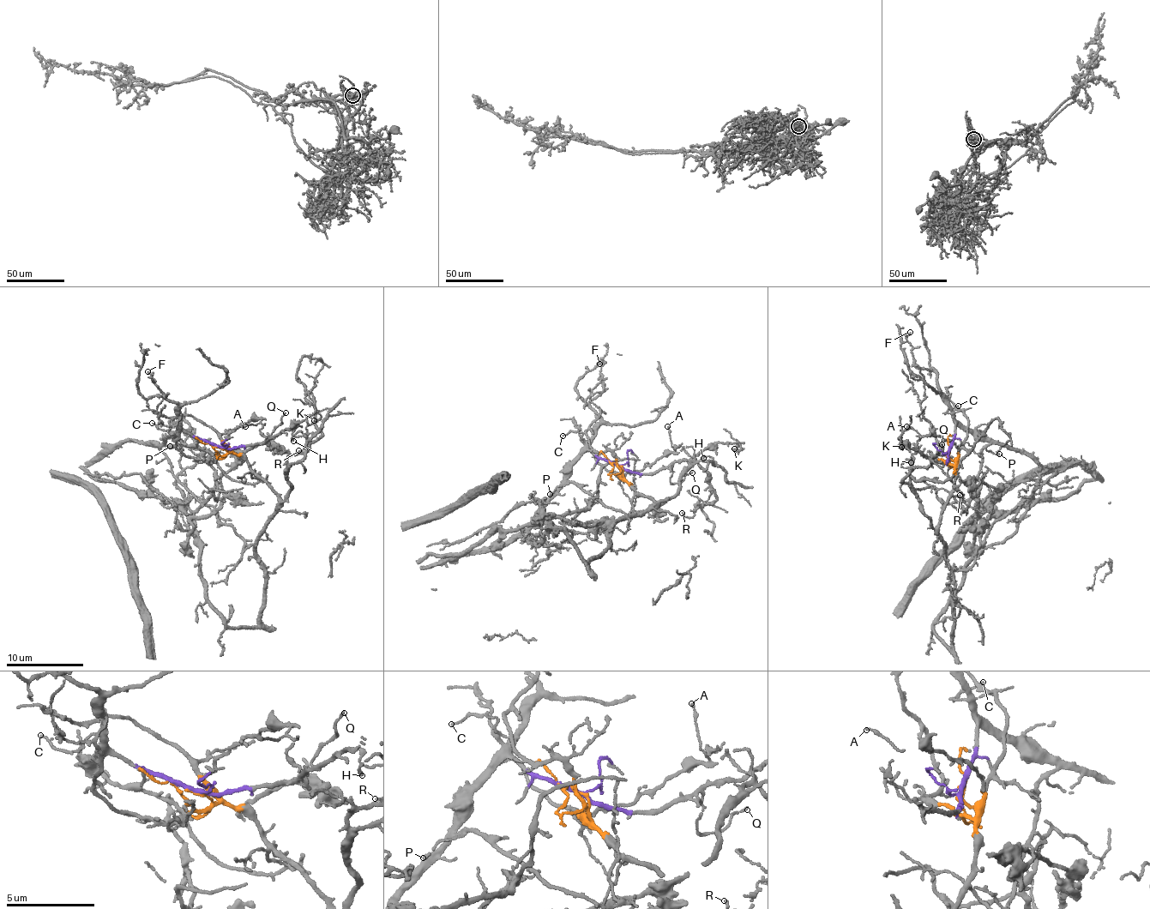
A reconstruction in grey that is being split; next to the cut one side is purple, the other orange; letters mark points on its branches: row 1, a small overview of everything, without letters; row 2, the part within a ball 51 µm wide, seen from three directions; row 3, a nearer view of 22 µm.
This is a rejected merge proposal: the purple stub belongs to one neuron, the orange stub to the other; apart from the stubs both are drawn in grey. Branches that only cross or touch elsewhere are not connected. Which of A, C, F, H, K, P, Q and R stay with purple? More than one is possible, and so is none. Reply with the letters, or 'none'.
C, F, K, P, Q

